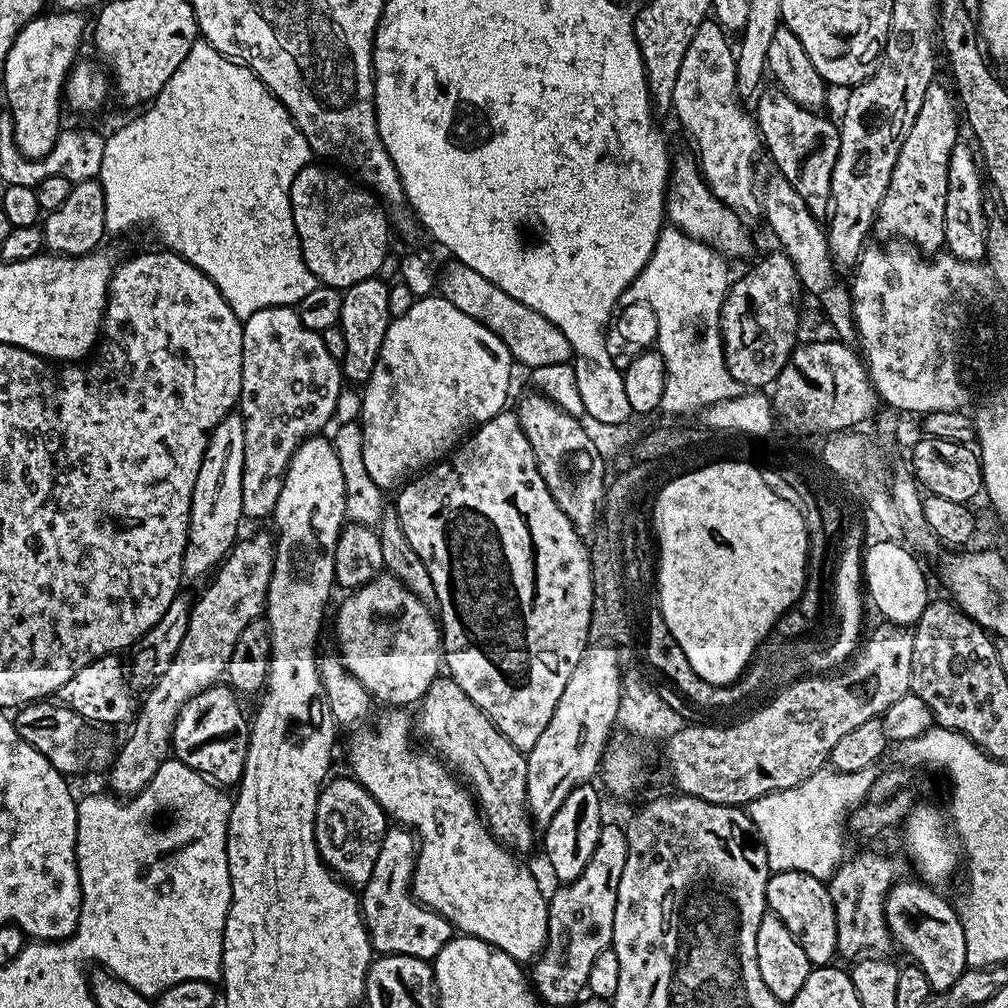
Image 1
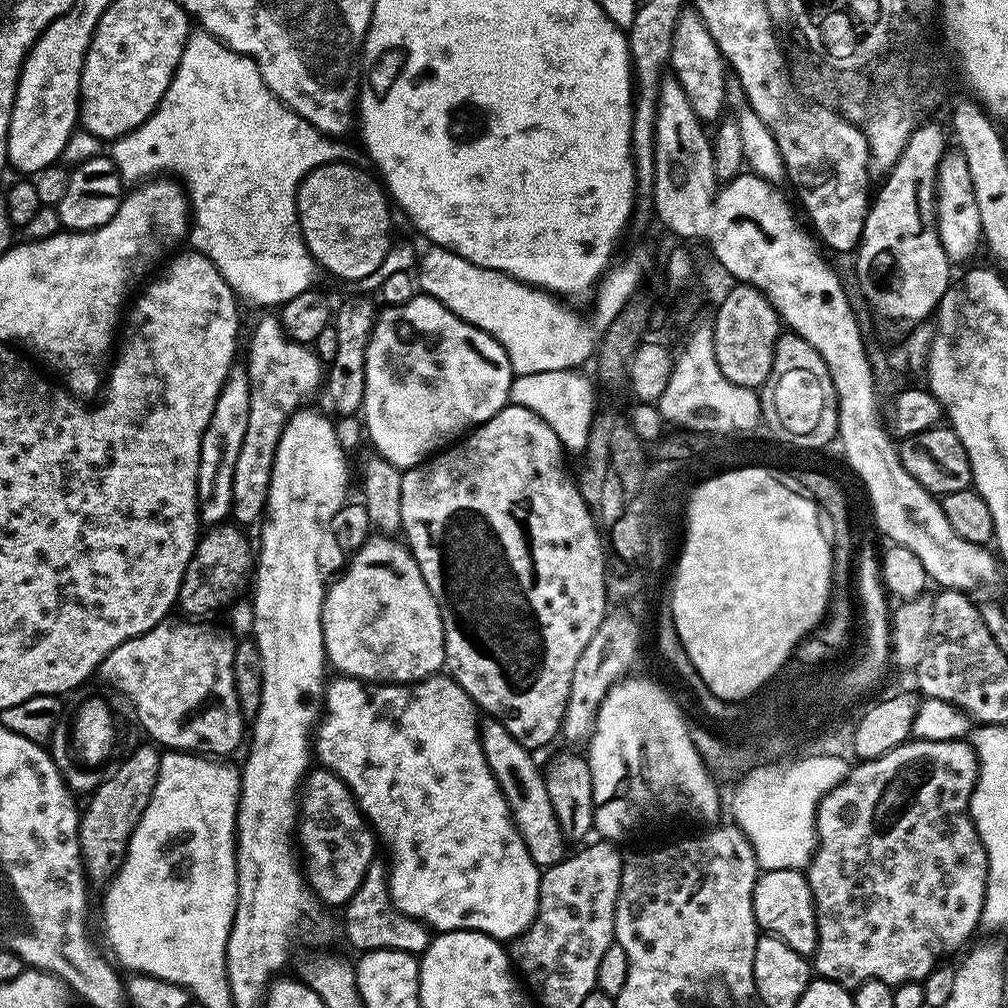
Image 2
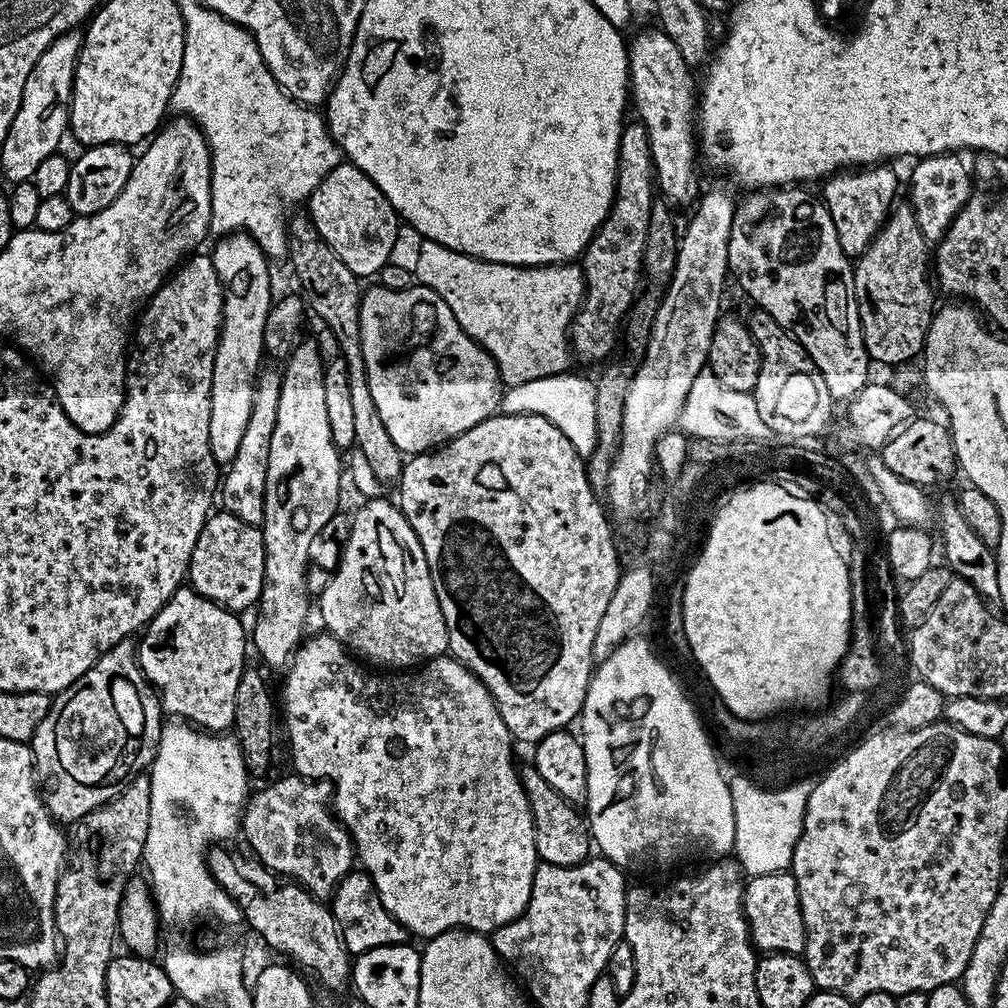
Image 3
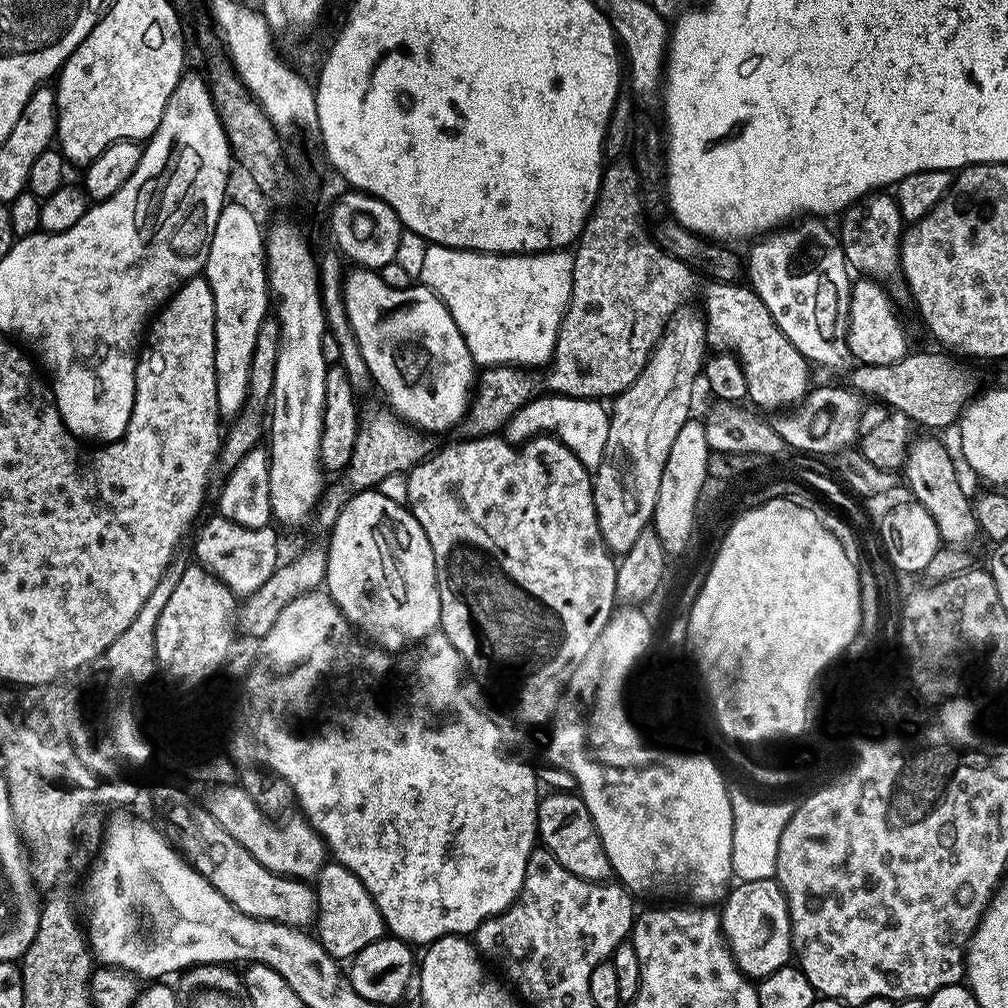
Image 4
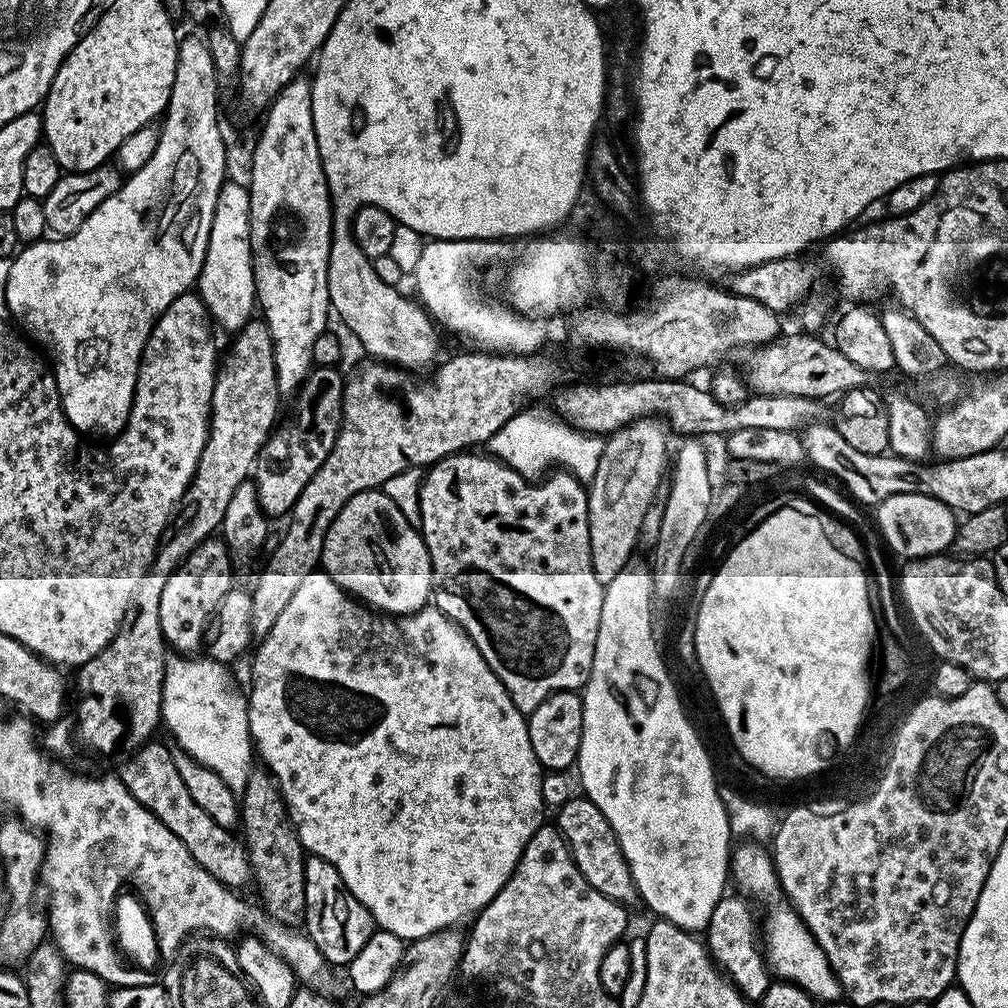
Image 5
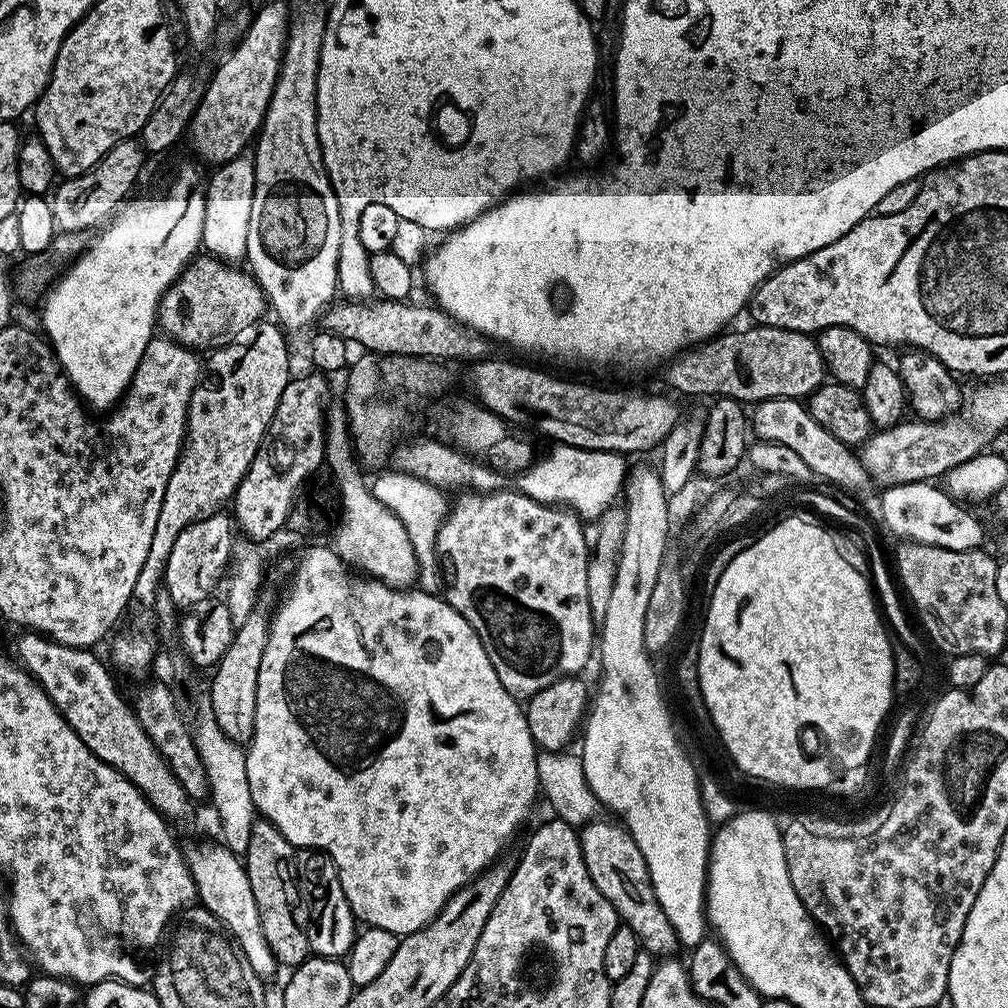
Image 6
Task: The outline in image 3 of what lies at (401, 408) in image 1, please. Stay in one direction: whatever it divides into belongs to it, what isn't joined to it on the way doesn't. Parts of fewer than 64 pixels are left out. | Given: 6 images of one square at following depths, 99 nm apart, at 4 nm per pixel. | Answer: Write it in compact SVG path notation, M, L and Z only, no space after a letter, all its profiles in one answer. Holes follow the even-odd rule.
M373 286L369 292L367 289L360 298L360 337L362 338L362 354L366 362L366 374L370 382L370 398L374 398L374 406L378 406L378 418L382 418L382 426L386 426L386 434L390 434L390 438L394 438L394 446L398 446L398 450L405 454L431 452L447 444L456 436L461 436L466 430L478 426L478 422L488 419L499 409L502 395L500 371L494 358L490 358L487 350L469 338L466 330L462 330L462 326L458 326L458 318L454 318L452 312L442 310L439 299L428 300L429 293L427 291L416 291L390 292Z

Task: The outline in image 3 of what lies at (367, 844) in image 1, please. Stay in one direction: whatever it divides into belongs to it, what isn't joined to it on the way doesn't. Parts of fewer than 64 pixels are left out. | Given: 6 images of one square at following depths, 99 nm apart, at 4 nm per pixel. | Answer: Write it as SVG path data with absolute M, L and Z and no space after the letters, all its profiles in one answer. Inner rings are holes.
M289 774L247 797L239 826L255 859L277 877L300 883L316 899L325 902L331 901L332 893L358 860L352 836L337 820L331 805L333 791L329 780L309 780Z

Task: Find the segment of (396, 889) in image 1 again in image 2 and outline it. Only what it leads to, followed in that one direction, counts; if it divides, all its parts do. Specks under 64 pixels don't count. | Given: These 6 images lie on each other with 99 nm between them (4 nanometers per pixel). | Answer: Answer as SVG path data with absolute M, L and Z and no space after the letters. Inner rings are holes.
M373 862L368 868L366 878L362 886L358 886L358 894L350 898L350 902L343 909L344 932L354 947L360 948L361 953L374 950L398 950L399 952L411 952L422 954L430 943L430 929L427 924L421 924L419 920L403 916L392 904L392 896L388 892L388 872L380 865Z

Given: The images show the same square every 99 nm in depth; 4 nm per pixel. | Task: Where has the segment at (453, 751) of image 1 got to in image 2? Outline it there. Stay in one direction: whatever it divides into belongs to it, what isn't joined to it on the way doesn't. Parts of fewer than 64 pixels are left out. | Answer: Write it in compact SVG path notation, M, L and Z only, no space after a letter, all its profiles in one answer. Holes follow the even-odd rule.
M488 722L483 725L482 739L486 762L502 790L512 812L512 820L516 829L526 842L526 850L530 850L530 858L541 866L551 866L563 860L566 855L566 841L558 826L558 818L554 814L554 806L548 797L545 773L536 765L536 760L529 749L514 739L501 724Z

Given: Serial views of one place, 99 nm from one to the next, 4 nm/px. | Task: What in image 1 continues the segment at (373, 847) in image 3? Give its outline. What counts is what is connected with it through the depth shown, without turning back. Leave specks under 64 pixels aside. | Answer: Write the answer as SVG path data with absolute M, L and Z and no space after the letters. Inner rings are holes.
M403 707L384 711L376 720L376 732L368 728L349 742L348 764L357 782L383 806L397 825L411 830L418 841L416 869L412 871L413 897L425 908L450 921L457 933L485 940L515 960L535 961L548 937L549 897L546 892L544 896L539 882L492 835L467 783L435 755L427 751L416 752L412 745L413 717L408 717Z

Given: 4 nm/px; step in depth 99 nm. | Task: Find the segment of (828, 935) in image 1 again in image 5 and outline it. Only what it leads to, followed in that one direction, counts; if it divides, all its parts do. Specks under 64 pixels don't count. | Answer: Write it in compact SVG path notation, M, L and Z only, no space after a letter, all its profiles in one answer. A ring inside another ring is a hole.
M724 895L718 902L718 906L714 906L714 914L710 914L710 922L706 929L706 947L708 955L712 957L712 963L728 977L737 991L748 1001L759 1002L766 994L770 983L770 969L762 951L762 928L758 923L758 916L752 913L753 905L743 895L735 895Z

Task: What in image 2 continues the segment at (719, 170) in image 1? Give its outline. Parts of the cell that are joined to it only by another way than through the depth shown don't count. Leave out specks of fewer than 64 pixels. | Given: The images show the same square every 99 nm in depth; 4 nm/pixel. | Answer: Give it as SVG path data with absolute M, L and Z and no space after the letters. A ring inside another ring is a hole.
M686 6L678 14L678 22L674 26L674 42L670 50L670 72L690 98L690 106L694 106L694 114L702 122L715 121L725 111L724 72L726 65L724 56L710 38L710 30L706 30L706 22L696 13L695 8Z

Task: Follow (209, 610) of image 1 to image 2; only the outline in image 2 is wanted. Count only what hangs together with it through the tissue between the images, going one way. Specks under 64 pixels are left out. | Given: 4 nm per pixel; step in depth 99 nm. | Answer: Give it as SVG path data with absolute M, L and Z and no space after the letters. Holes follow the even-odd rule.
M151 743L148 744L134 749L117 768L113 767L95 792L87 797L88 809L85 807L81 811L80 857L84 863L85 877L93 885L107 885L122 866L132 832L154 794L160 773L161 753Z

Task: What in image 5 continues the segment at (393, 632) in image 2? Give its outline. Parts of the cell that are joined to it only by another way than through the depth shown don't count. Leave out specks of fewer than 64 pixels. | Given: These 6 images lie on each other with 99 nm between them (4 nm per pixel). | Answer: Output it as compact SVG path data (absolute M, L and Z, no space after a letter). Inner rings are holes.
M383 491L355 495L342 508L327 531L323 542L321 569L341 589L359 598L365 605L377 611L392 615L408 615L427 607L432 593L432 563L426 550L424 537L419 529L402 514Z

